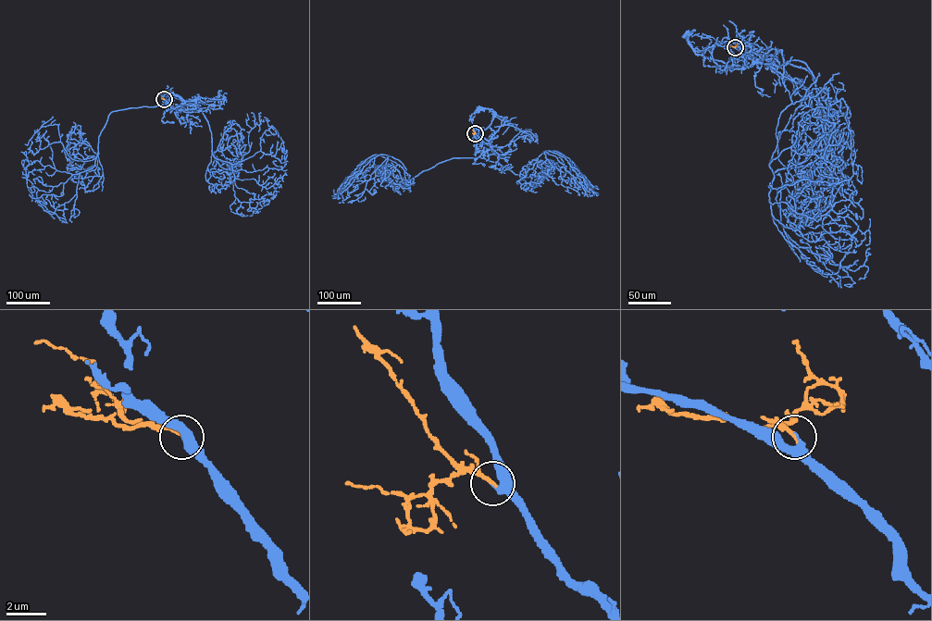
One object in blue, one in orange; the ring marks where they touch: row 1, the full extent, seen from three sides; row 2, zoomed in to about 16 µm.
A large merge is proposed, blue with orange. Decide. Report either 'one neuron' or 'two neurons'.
one neuron

